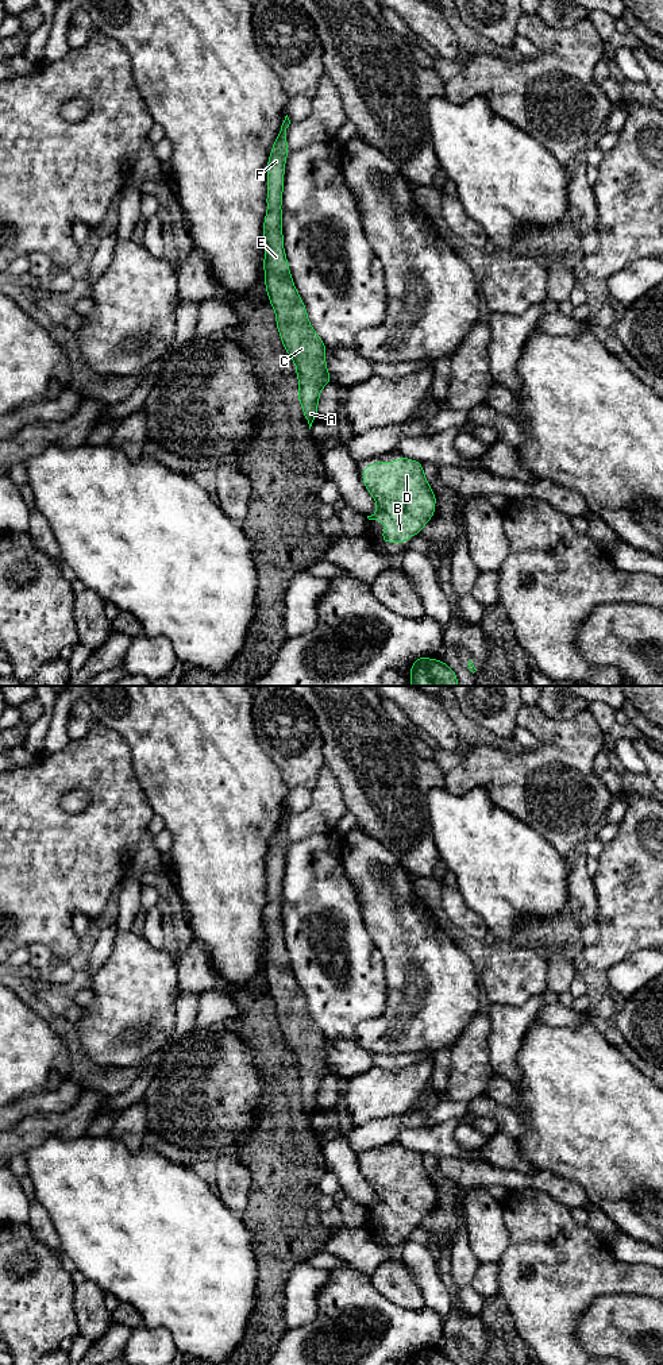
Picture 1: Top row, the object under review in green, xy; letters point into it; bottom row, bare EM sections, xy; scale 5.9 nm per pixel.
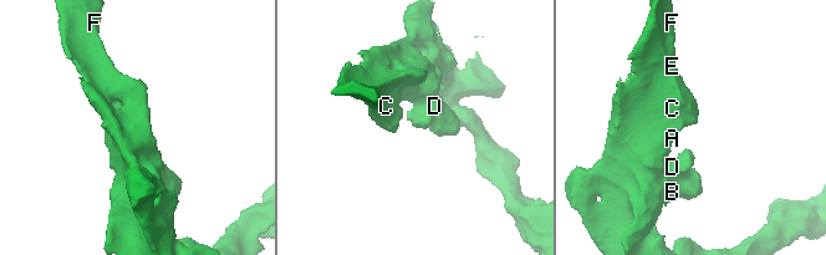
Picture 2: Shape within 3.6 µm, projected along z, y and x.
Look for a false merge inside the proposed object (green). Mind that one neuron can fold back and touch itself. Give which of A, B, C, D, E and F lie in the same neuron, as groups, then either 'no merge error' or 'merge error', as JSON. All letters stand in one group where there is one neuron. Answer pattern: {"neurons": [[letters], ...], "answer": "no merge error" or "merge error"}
{"neurons": [["A", "B", "C", "D", "E", "F"]], "answer": "no merge error"}

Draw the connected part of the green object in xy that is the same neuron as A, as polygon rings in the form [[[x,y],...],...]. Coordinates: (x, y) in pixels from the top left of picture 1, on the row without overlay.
[[[286,806],[267,852],[263,961],[265,978],[275,1003],[280,1029],[290,1050],[296,1054],[298,1092],[311,1121],[317,1108],[320,1083],[332,1073],[332,1069],[325,1053],[327,1038],[309,1014],[307,999],[294,978],[284,941],[281,895],[285,853],[289,844],[286,833],[289,815],[290,811]]]

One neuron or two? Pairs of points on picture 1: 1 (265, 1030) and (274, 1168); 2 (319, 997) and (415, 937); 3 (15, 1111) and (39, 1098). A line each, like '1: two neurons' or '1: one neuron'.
1: one neuron
2: two neurons
3: one neuron

